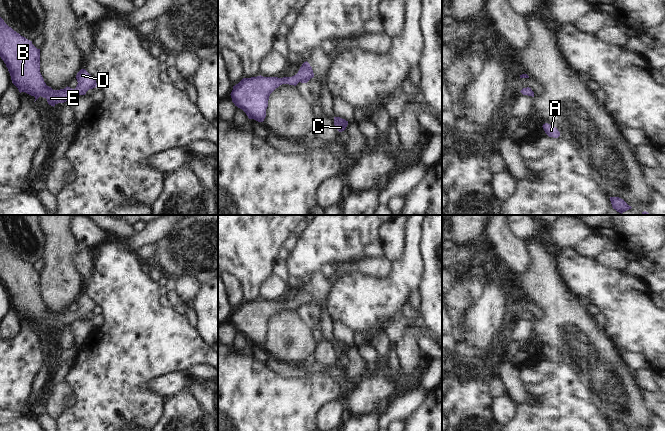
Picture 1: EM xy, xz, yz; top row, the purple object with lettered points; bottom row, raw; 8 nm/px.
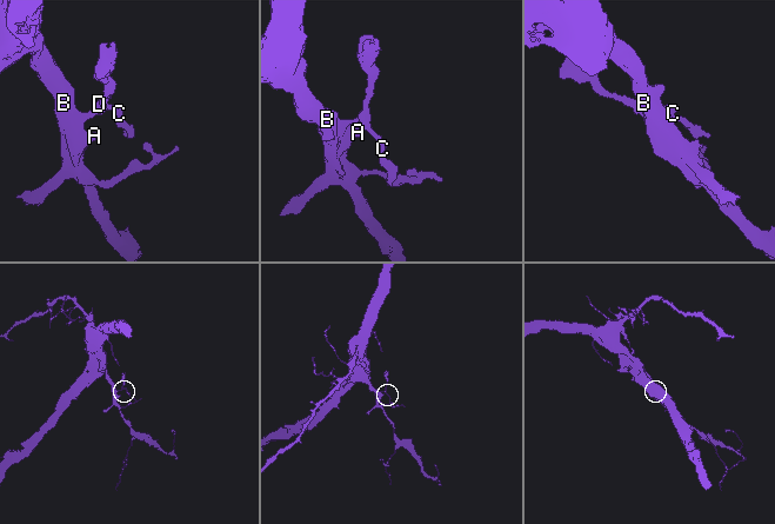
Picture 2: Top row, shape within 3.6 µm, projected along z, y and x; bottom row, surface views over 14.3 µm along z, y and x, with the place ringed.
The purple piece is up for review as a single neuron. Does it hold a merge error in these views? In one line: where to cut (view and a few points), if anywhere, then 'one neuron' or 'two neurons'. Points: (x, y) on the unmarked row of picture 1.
no cut; one neuron

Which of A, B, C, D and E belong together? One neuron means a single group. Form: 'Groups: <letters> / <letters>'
Groups: A B C D E.

